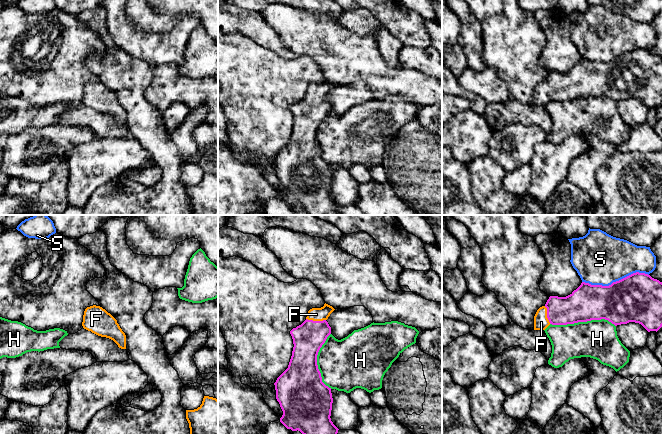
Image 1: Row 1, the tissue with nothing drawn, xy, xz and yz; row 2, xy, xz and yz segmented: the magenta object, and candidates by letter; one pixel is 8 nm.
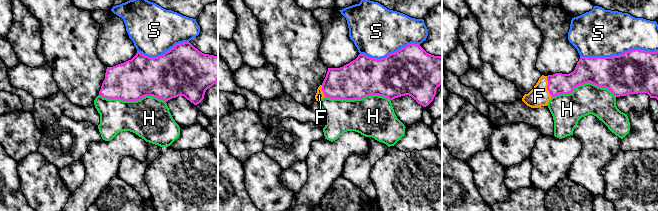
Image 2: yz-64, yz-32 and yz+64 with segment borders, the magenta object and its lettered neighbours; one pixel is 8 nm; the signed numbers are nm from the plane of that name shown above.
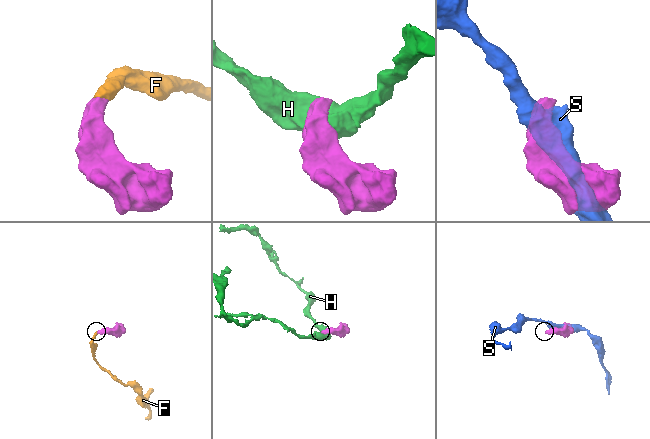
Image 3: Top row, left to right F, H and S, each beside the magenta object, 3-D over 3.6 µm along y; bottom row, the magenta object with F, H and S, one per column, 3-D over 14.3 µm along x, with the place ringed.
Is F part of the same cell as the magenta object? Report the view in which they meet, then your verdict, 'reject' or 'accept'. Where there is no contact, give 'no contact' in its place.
contact in xz; accept

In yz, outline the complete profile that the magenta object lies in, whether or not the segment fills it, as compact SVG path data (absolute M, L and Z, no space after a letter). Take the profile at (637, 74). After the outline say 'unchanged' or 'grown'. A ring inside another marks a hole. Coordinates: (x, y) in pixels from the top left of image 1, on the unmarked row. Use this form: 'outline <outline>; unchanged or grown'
outline M633 49L609 62L581 61L566 73L550 72L534 92L534 106L545 106L550 100L567 101L605 95L615 102L635 98L648 108L662 103L662 58L645 49Z; grown

